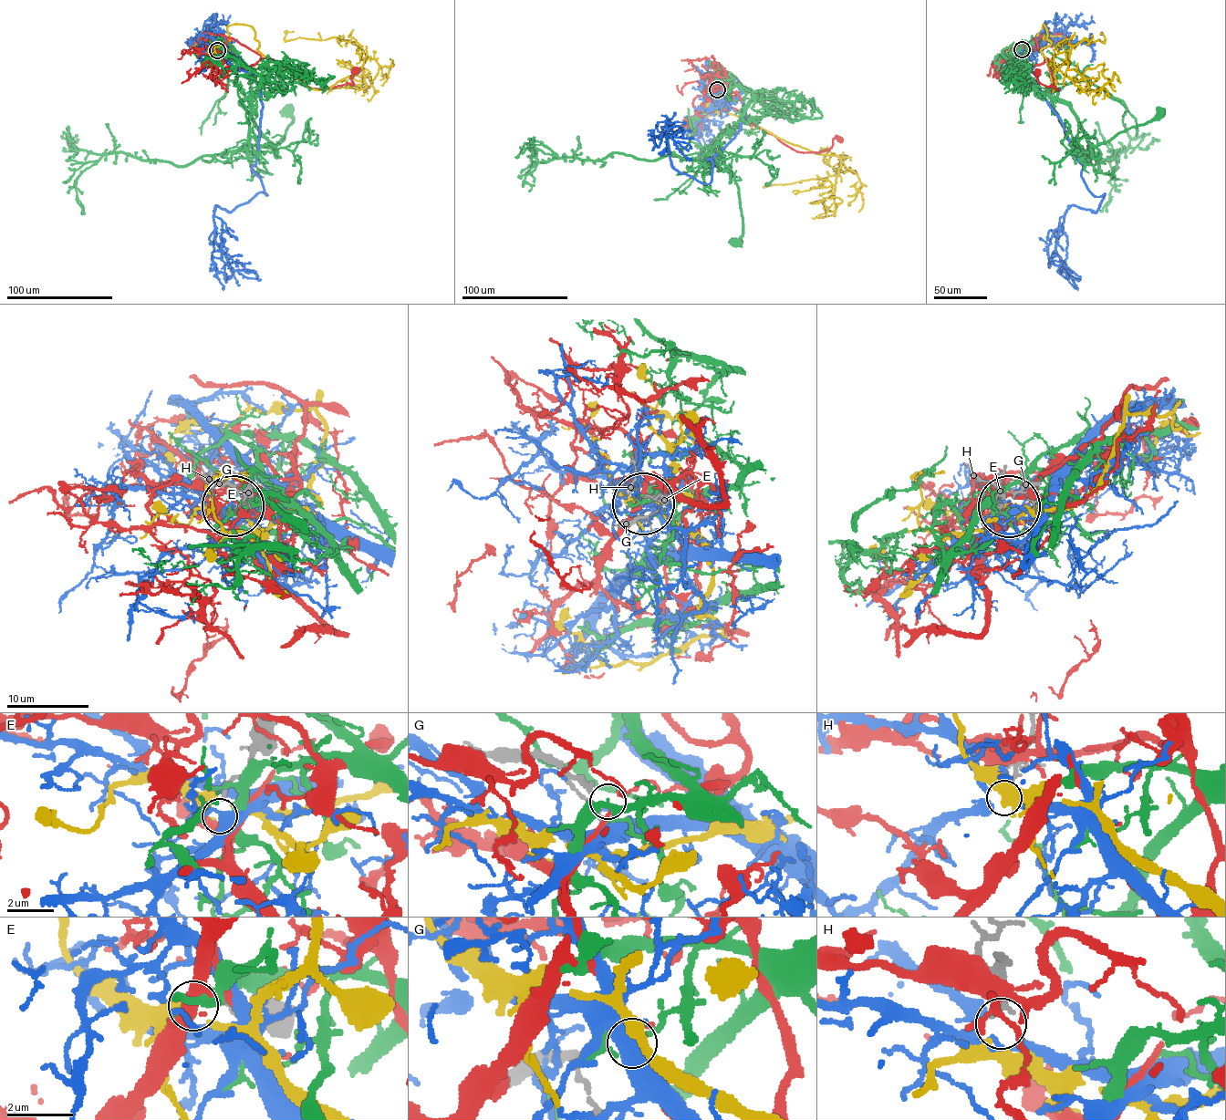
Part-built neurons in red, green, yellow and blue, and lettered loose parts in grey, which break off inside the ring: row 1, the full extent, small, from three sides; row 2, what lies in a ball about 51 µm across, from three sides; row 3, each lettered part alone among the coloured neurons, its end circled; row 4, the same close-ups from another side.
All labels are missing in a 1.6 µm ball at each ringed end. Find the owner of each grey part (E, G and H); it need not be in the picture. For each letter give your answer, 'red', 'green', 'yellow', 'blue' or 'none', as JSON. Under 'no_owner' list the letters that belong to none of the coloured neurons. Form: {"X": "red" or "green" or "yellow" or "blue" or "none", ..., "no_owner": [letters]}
{"E": "green", "G": "red", "H": "blue", "no_owner": []}

